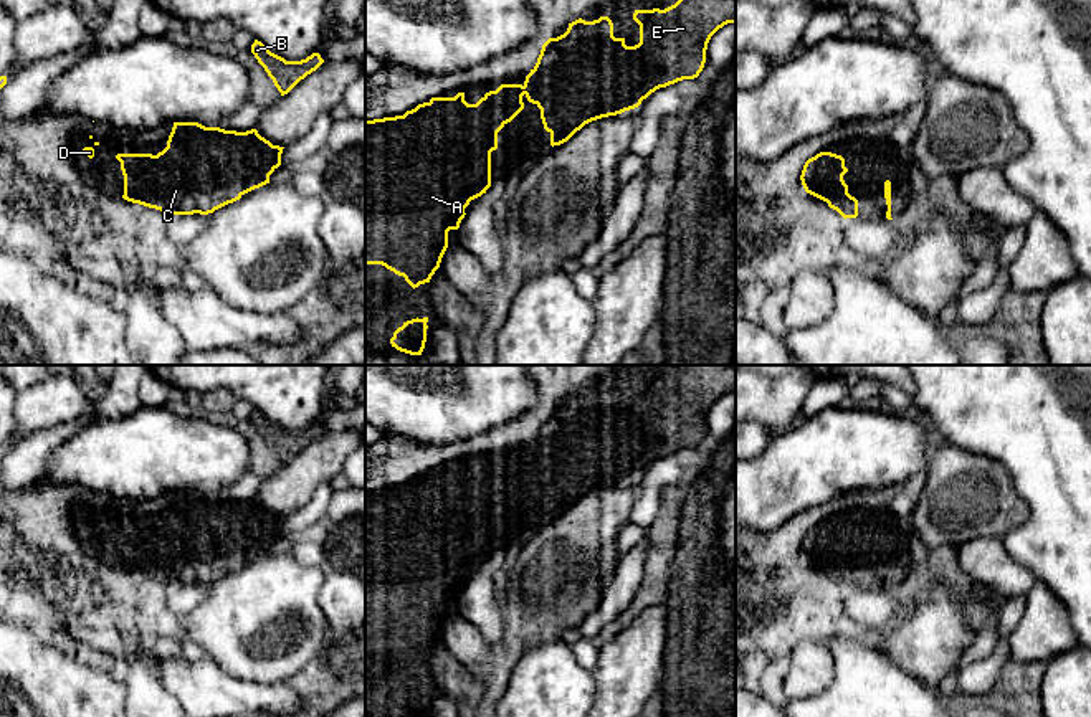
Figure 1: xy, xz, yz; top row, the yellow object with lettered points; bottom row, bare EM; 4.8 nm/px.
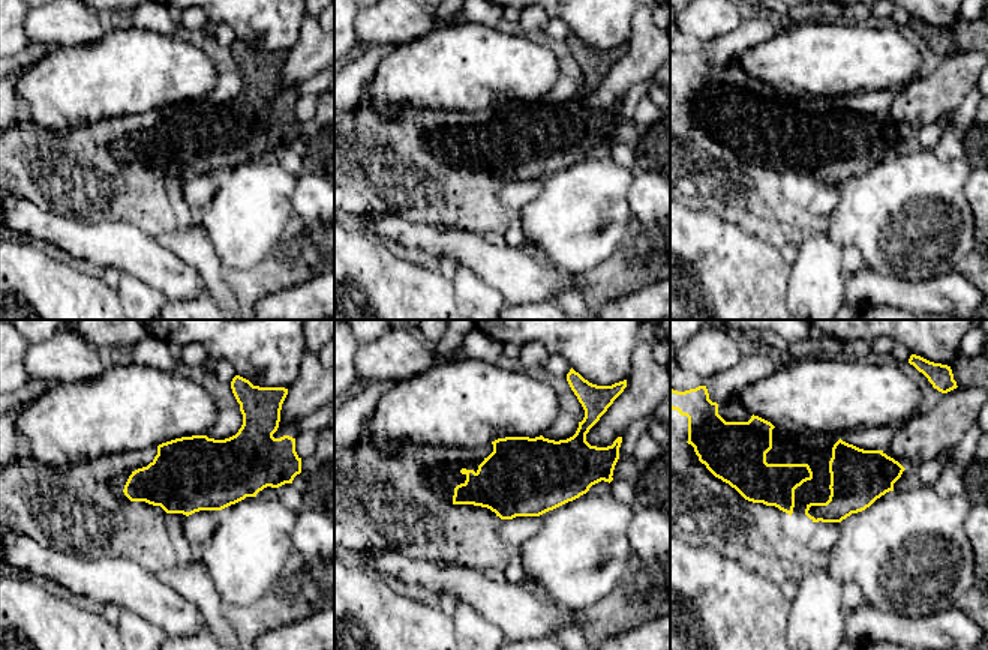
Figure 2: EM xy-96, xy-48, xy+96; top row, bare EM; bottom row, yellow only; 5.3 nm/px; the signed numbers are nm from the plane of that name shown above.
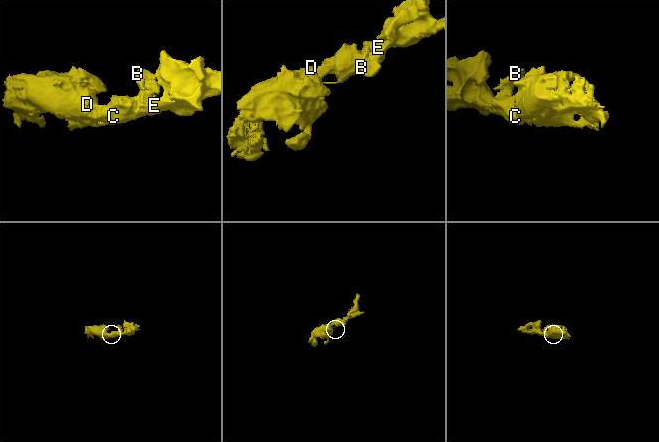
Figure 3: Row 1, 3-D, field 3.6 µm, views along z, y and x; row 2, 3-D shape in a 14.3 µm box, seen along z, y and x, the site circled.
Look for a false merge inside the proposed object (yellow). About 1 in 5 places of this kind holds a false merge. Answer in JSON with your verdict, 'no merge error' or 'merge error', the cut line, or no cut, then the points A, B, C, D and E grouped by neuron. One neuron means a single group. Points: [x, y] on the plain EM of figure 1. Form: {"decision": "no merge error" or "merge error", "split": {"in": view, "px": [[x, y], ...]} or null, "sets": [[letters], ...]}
{"decision": "no merge error", "split": null, "sets": [["A", "B", "C", "D", "E"]]}

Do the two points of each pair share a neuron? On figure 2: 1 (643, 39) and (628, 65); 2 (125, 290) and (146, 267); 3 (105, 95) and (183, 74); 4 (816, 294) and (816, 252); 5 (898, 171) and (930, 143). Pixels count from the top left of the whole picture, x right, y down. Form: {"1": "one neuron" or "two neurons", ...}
{"1": "one neuron", "2": "two neurons", "3": "one neuron", "4": "one neuron", "5": "two neurons"}

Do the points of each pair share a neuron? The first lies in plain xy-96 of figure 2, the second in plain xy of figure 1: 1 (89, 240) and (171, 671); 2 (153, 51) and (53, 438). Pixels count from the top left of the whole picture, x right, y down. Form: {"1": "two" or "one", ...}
{"1": "one", "2": "two"}

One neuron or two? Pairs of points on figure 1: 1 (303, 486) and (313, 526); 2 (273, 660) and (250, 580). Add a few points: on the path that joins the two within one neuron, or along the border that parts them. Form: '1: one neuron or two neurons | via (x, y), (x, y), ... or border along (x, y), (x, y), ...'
1: two neurons | border along (329, 479), (324, 479), (301, 508), (285, 517)
2: one neuron | via (268, 640), (265, 600)

